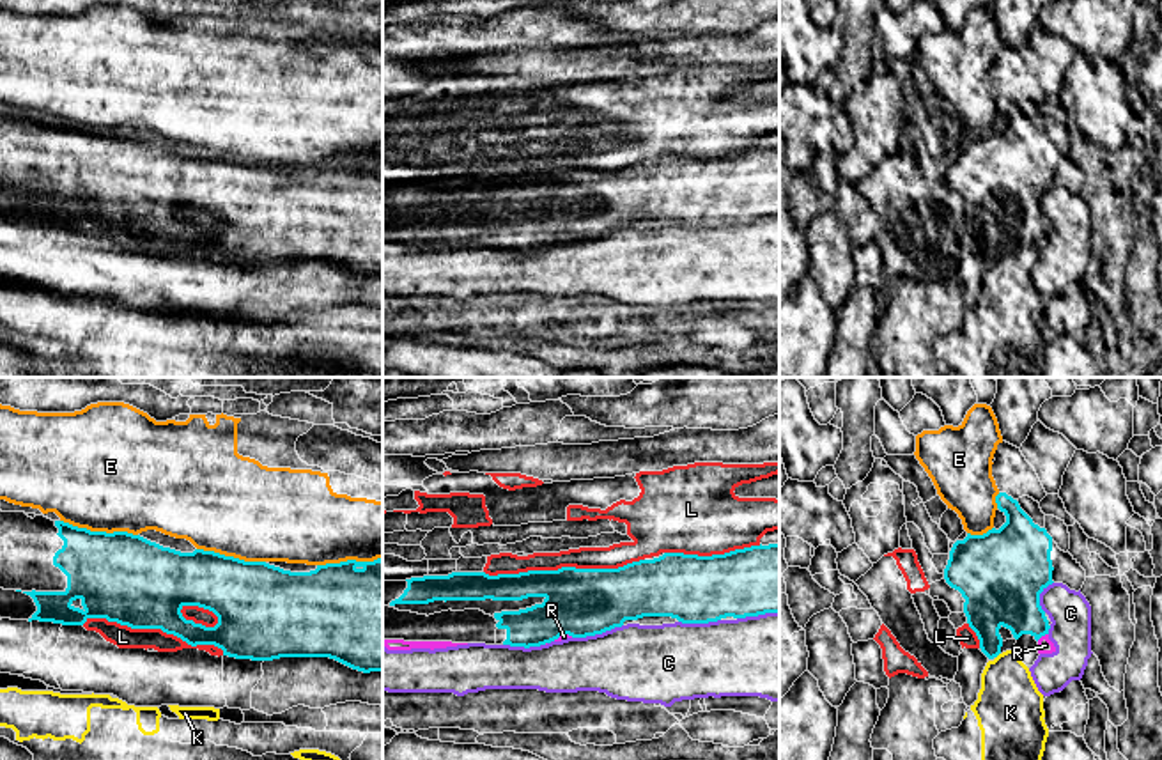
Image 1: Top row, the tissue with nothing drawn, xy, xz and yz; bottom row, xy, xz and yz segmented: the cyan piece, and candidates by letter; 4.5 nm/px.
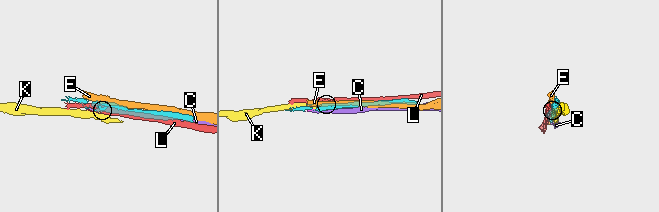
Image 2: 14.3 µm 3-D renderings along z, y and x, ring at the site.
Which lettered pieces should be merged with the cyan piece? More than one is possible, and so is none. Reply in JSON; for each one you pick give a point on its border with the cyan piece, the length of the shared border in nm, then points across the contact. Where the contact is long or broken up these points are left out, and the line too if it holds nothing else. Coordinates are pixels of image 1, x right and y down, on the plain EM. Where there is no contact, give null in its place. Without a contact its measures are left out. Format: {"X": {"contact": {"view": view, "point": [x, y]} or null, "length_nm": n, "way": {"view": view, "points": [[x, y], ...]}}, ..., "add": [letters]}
{"add": []}

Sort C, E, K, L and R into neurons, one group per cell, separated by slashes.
C R / E / K / L

